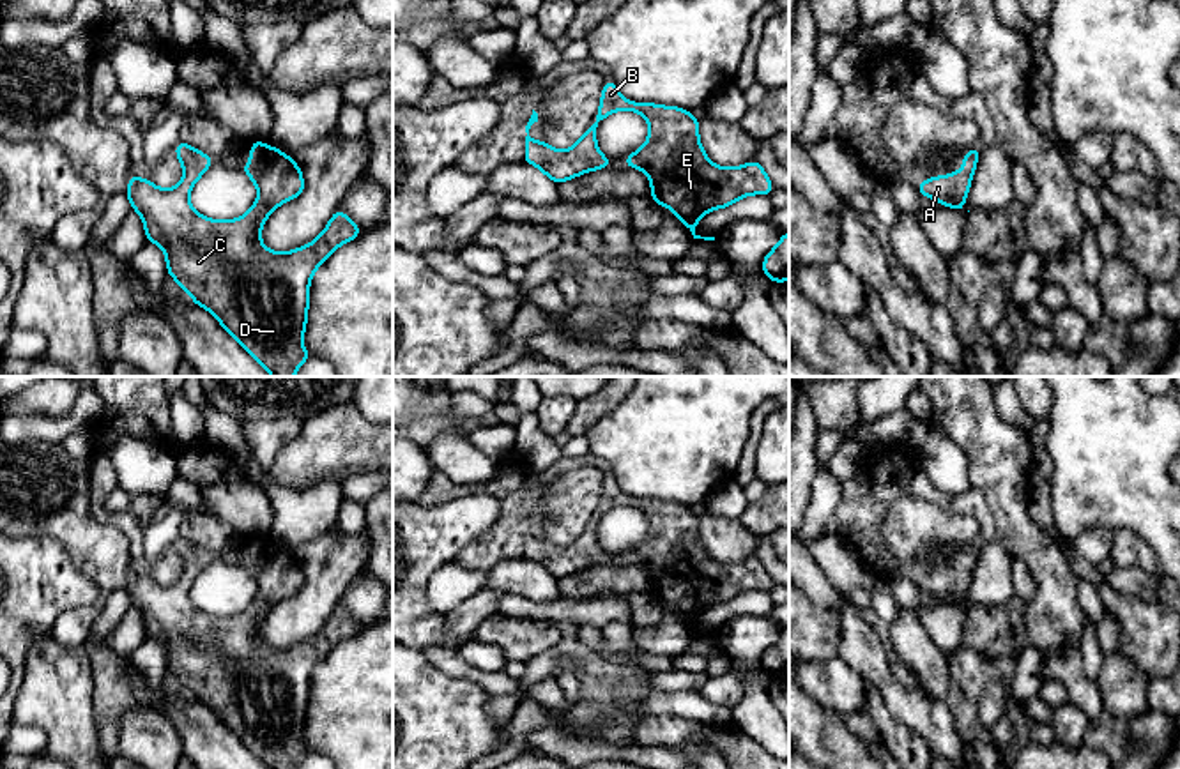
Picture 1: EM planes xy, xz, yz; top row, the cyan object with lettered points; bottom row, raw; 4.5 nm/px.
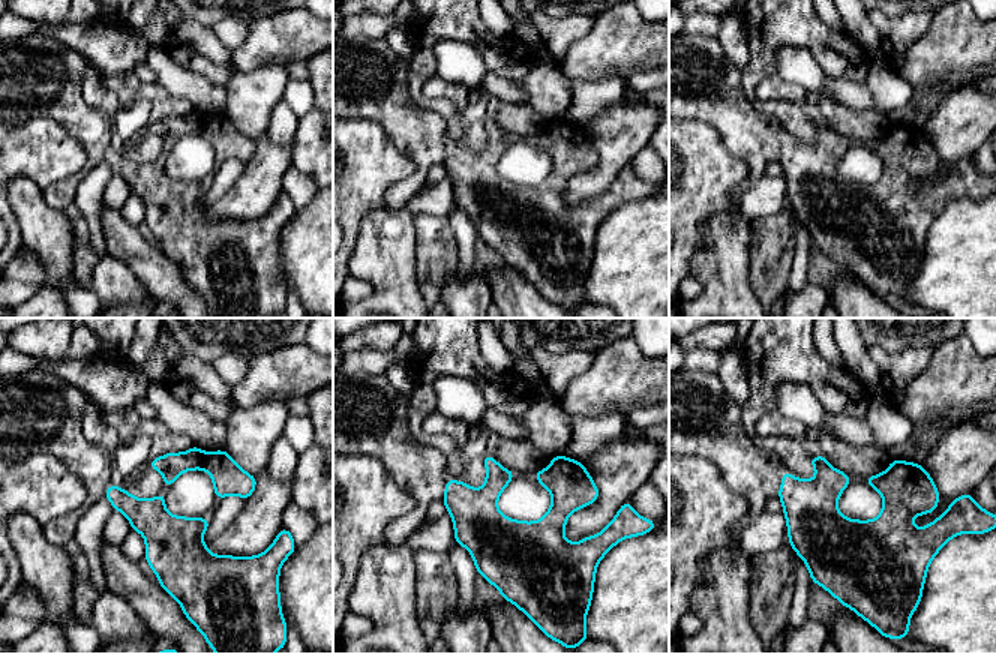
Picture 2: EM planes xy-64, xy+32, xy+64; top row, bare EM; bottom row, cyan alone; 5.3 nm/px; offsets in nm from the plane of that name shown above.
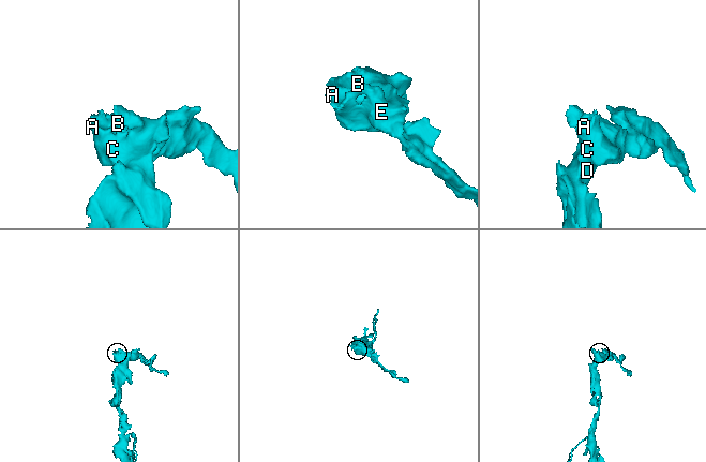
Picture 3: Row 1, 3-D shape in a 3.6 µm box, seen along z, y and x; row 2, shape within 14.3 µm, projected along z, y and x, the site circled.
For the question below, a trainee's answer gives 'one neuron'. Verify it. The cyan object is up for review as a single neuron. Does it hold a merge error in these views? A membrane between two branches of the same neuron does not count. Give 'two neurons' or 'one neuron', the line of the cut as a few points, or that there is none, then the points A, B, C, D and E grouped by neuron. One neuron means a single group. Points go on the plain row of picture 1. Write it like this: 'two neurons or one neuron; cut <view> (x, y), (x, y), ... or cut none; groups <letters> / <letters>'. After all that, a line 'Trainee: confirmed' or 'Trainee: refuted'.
one neuron; cut none; groups A B C D E
Trainee: confirmed

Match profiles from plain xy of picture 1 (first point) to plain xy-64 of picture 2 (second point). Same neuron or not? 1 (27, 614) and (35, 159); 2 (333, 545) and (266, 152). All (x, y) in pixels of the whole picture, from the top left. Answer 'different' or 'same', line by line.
1: same
2: same

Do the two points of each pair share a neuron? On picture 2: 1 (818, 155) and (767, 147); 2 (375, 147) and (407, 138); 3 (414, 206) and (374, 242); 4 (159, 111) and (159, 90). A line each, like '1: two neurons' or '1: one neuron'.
1: one neuron
2: two neurons
3: two neurons
4: one neuron

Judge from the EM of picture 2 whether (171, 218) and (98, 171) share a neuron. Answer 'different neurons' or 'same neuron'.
different neurons

